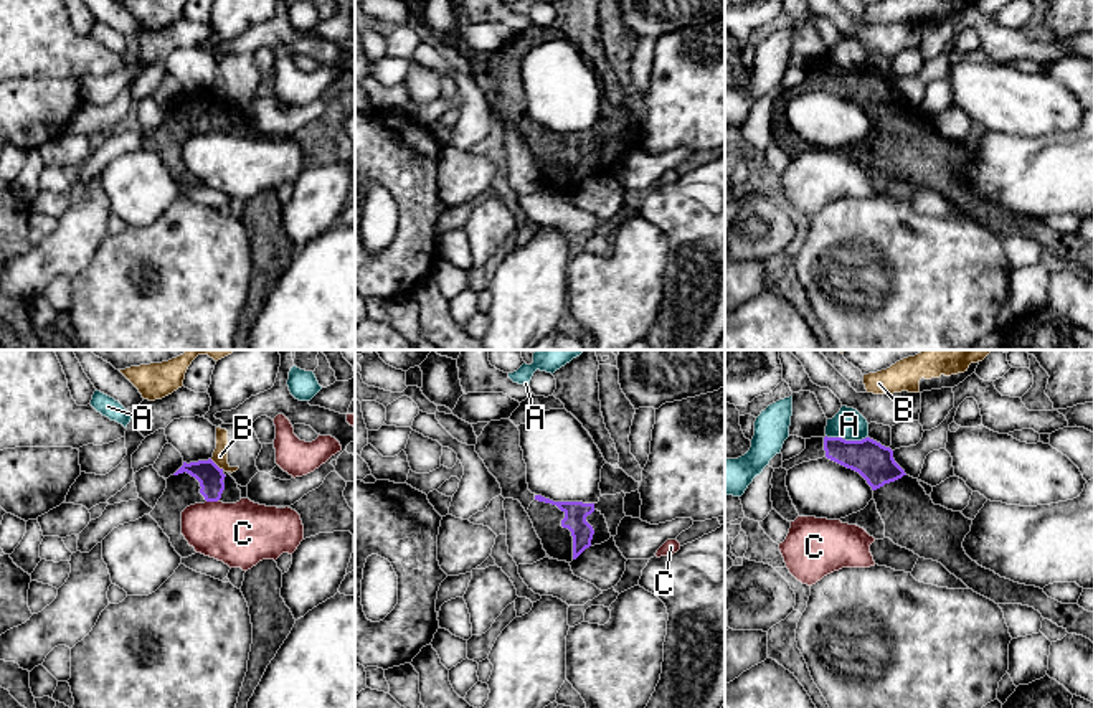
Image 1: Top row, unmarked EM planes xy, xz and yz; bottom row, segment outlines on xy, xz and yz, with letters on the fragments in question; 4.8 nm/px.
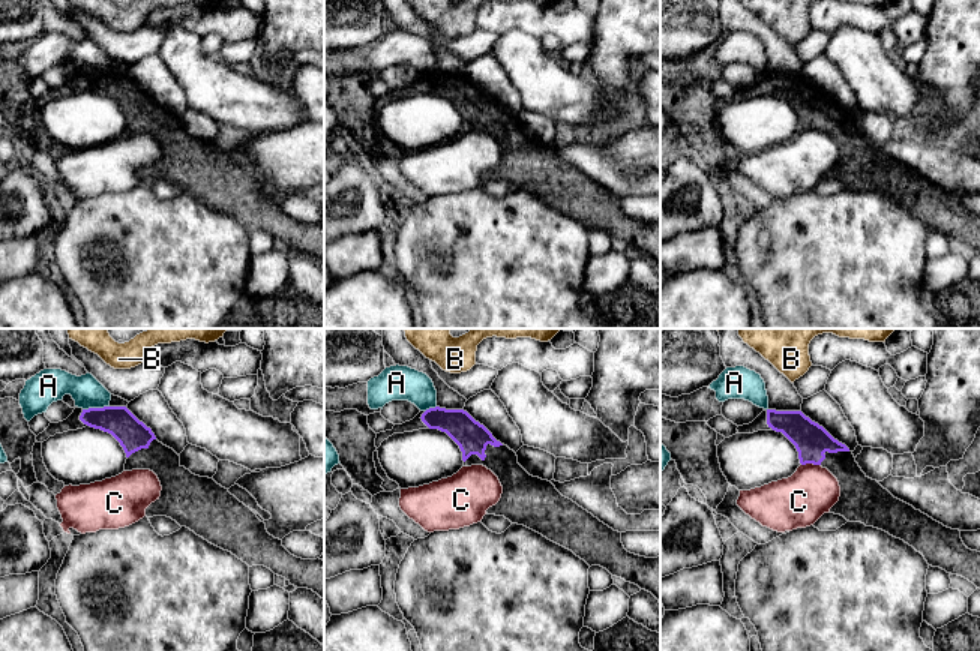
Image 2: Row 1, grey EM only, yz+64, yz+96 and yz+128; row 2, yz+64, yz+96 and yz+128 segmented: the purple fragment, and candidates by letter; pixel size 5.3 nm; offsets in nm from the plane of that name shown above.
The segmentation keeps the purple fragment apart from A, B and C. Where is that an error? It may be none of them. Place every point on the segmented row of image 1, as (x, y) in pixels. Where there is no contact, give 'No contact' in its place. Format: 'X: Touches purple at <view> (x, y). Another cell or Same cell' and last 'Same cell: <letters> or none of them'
A: Touches purple at yz (847, 441). Another cell
B: Touches purple at xy (215, 464). Another cell
C: Touches purple at xy (212, 500). Another cell
Same cell: none of them

